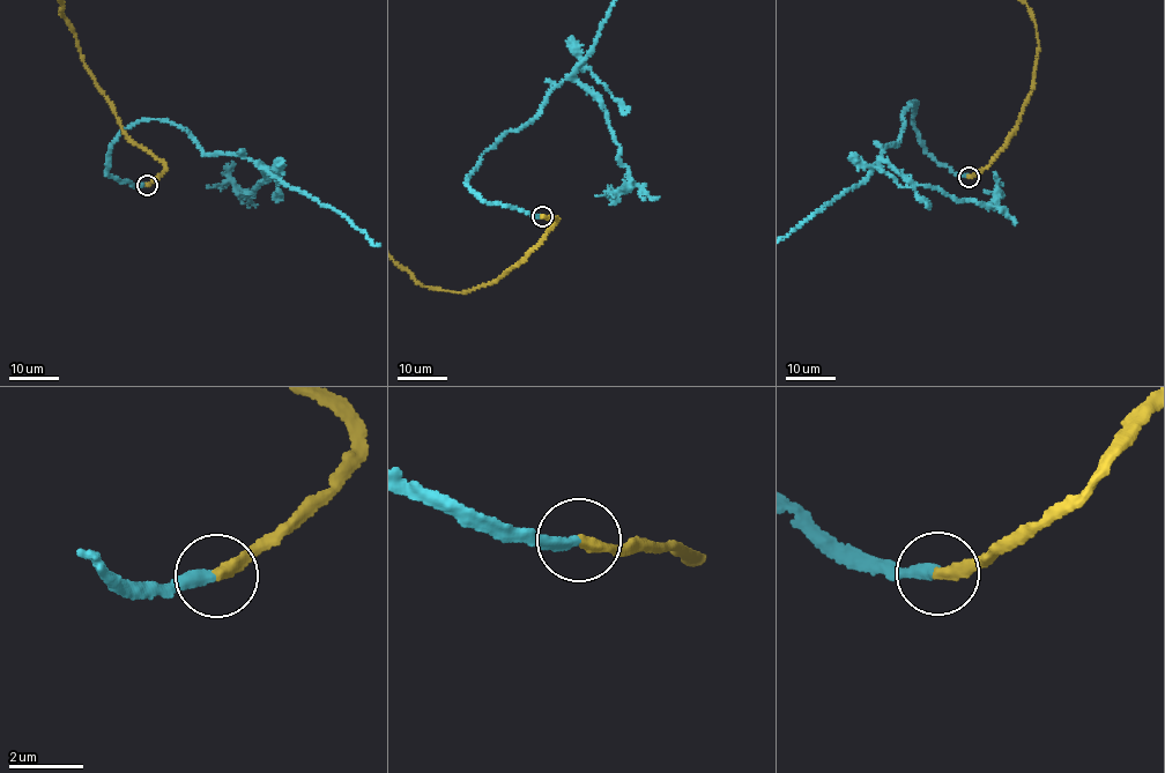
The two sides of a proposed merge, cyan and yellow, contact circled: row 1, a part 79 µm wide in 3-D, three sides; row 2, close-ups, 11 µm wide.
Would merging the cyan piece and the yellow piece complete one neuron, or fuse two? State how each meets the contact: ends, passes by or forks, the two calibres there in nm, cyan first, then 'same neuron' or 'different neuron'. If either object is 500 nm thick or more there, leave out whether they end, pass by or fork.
cyan ends; yellow ends; calibres 320 and 300 nm; same neuron

